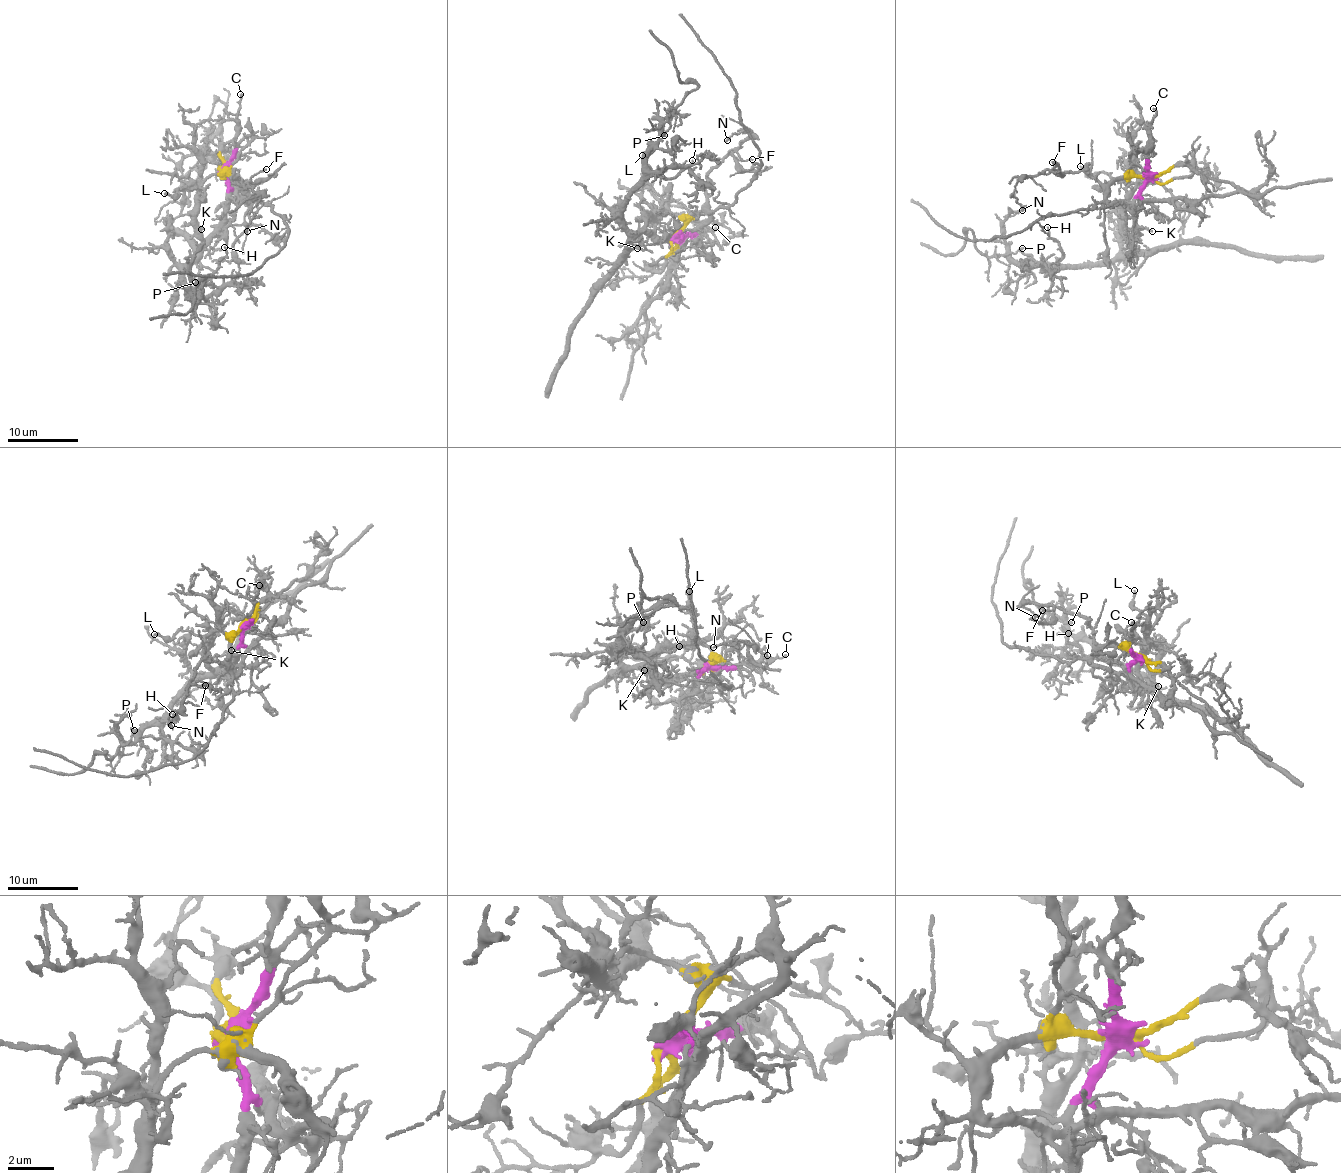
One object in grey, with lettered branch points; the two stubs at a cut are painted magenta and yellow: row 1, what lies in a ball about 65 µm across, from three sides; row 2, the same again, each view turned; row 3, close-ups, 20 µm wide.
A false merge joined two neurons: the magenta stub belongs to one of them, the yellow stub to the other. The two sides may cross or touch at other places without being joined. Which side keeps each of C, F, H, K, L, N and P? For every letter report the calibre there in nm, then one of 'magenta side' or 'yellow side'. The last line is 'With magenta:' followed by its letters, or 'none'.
C: 140 nm | magenta side
F: 120 nm | yellow side
H: 110 nm | magenta side
K: 170 nm | magenta side
L: 110 nm | yellow side
N: 180 nm | yellow side
P: 110 nm | magenta side
With magenta: C, H, K, P

